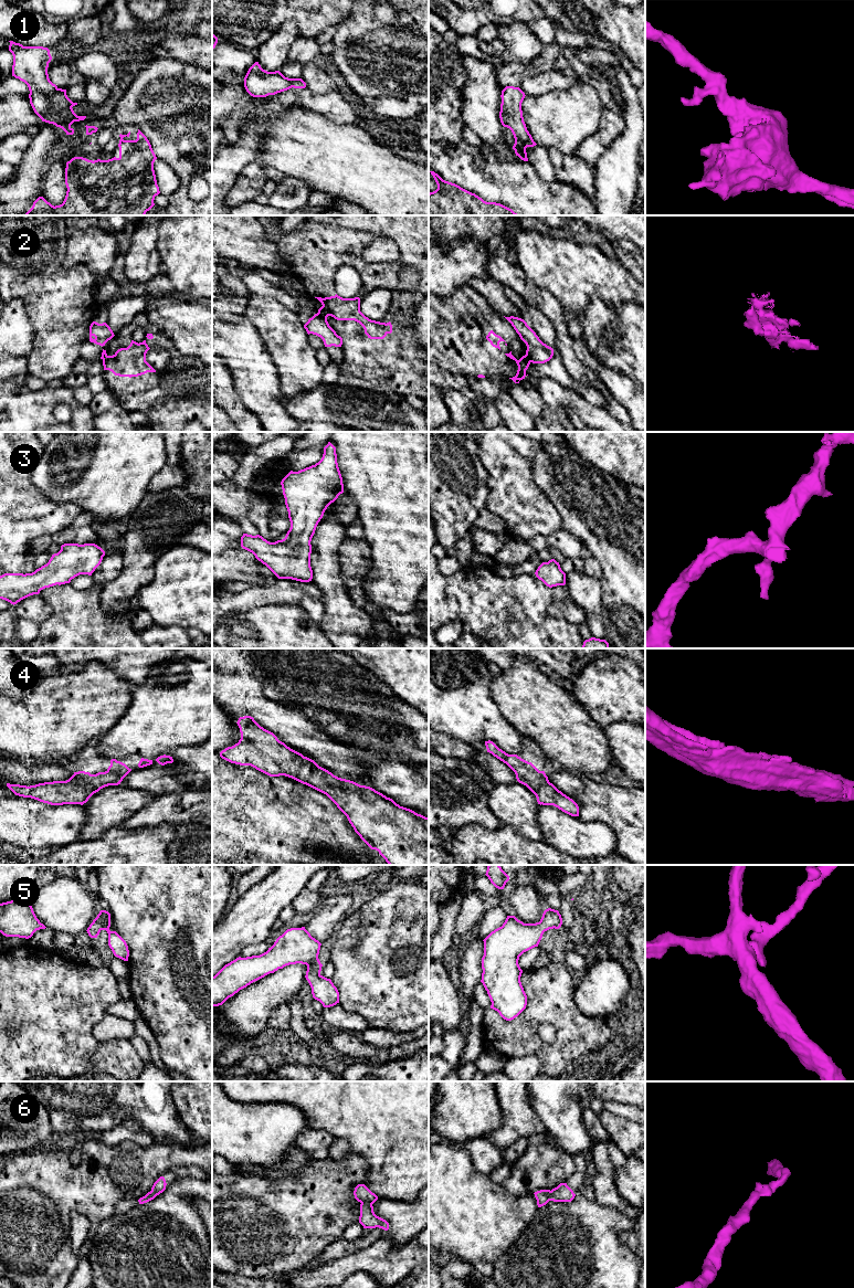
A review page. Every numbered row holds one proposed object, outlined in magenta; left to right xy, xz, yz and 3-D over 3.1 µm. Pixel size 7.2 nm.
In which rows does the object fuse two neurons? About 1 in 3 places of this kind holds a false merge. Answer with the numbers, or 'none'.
2

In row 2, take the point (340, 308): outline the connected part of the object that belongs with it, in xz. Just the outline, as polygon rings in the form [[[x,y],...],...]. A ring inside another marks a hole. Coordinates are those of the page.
[[[337,294],[330,297],[315,297],[321,303],[318,313],[328,317],[331,316],[337,320],[355,320],[359,323],[365,334],[370,339],[383,339],[392,332],[391,323],[380,323],[371,320],[360,312],[360,298],[342,298]]]

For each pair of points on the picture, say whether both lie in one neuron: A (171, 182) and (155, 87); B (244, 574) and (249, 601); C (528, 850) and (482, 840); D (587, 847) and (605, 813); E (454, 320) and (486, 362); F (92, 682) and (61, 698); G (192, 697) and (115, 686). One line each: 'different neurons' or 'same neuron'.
A: different neurons
B: different neurons
C: same neuron
D: different neurons
E: same neuron
F: same neuron
G: different neurons

